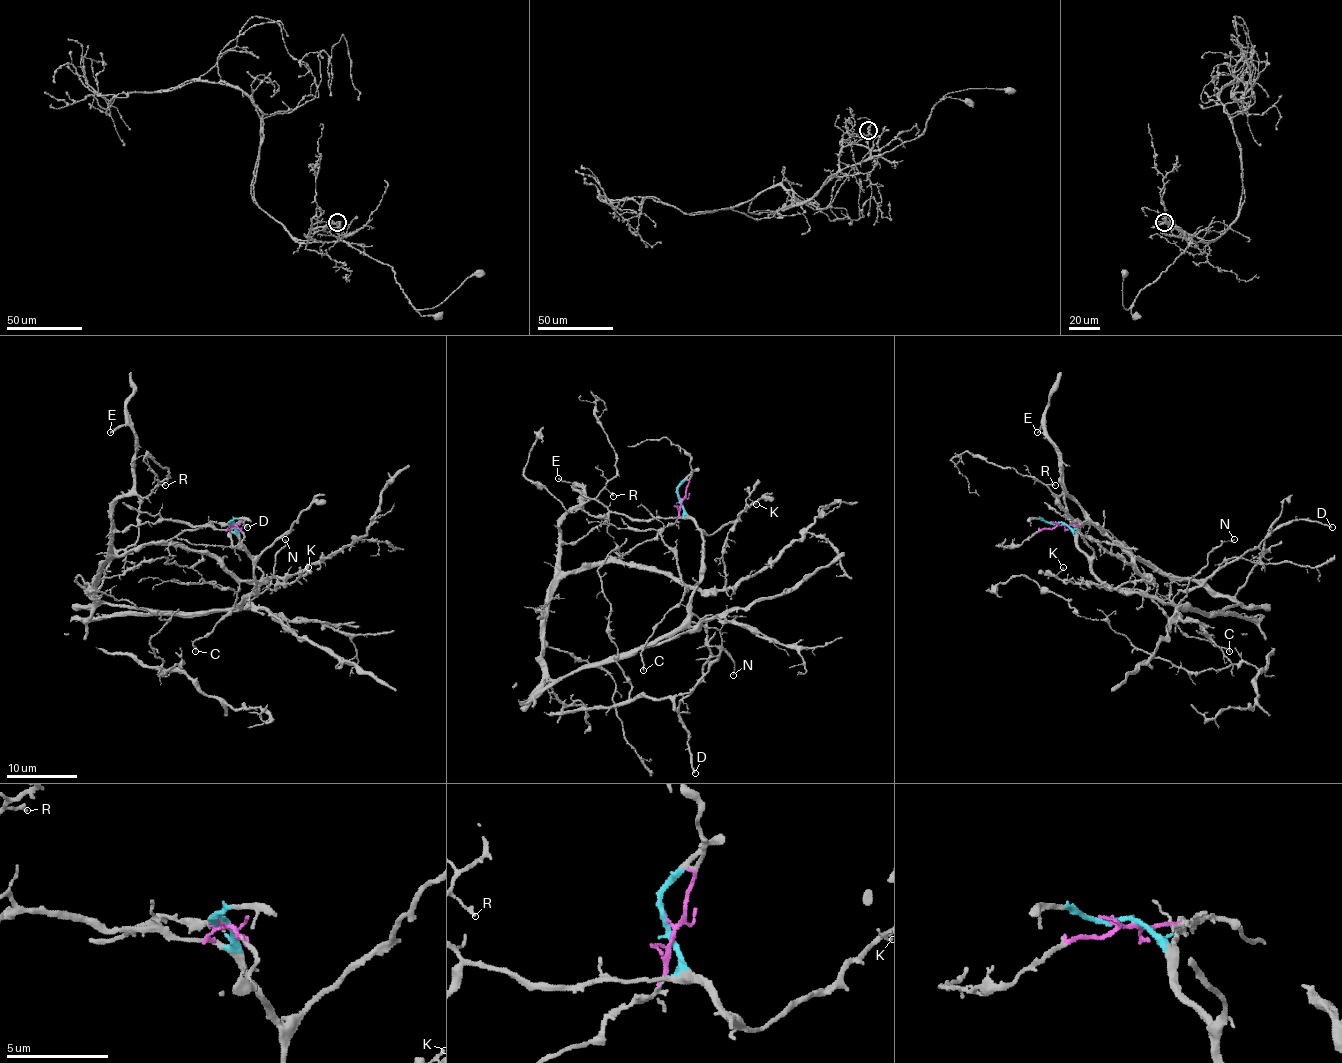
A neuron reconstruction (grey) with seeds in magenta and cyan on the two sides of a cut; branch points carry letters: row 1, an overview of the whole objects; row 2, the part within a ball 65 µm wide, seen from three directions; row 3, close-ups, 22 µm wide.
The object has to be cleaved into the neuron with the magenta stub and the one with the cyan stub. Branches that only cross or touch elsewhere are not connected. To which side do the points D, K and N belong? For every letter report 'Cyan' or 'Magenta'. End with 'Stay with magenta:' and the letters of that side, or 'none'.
D: Cyan
K: Magenta
N: Cyan
Stay with magenta: K

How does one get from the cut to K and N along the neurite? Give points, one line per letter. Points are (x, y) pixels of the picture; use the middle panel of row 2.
K: (681, 498), (679, 517), (621, 558), (669, 572), (688, 588), (725, 584), (729, 530), (746, 500), (757, 503)
N: (679, 498), (686, 514), (700, 528), (702, 544), (692, 611), (720, 632), (723, 650), (734, 664), (732, 674)

